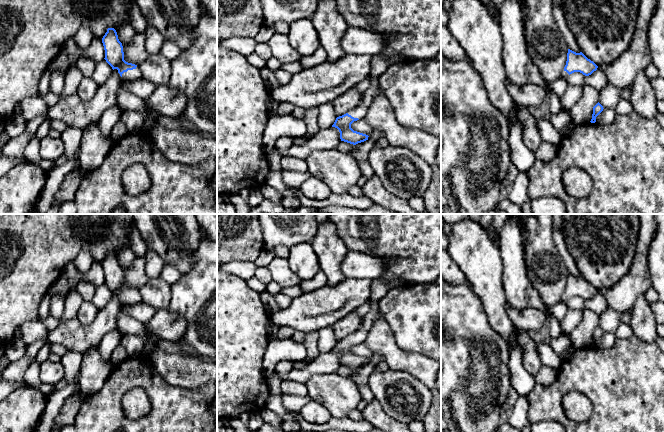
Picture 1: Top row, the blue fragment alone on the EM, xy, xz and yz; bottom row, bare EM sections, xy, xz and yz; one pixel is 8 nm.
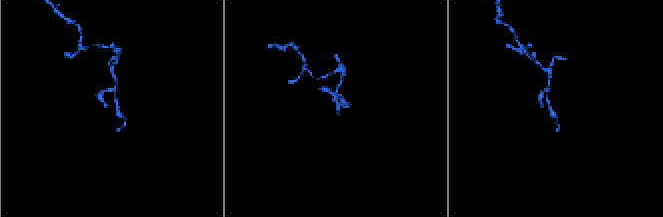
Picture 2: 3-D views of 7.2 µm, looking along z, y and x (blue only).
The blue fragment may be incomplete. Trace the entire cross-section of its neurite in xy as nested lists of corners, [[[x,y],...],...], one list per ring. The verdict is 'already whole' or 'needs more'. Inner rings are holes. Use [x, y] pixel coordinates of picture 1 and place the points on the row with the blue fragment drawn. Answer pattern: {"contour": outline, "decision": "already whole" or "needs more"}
{"contour": [[[114,28],[107,29],[107,32],[102,38],[102,43],[105,50],[104,59],[113,70],[118,70],[121,77],[130,81],[143,78],[139,66],[124,60],[123,46],[119,41],[117,32]]], "decision": "needs more"}

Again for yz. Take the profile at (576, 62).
{"contour": [[[568,49],[567,61],[564,71],[561,73],[561,78],[566,80],[567,77],[574,72],[580,72],[585,76],[589,76],[596,71],[597,68],[598,66],[582,52],[576,53]]], "decision": "needs more"}

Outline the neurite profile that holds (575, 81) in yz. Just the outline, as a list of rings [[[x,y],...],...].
[[[574,72],[567,77],[568,87],[565,93],[560,97],[562,110],[570,111],[579,100],[583,93],[584,80],[585,75],[580,72]]]

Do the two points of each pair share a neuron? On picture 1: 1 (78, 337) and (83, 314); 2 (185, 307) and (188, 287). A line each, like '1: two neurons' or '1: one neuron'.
1: two neurons
2: one neuron

